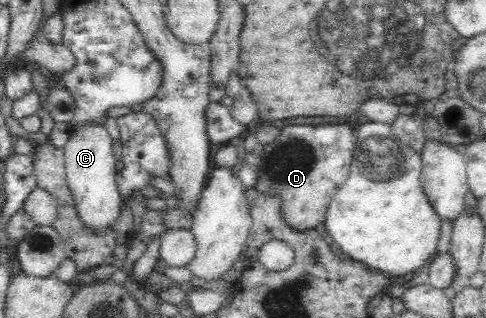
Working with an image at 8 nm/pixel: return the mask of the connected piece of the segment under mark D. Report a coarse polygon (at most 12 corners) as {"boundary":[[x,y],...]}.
{"boundary":[[347,123],[288,125],[254,181],[308,232],[349,177]]}

